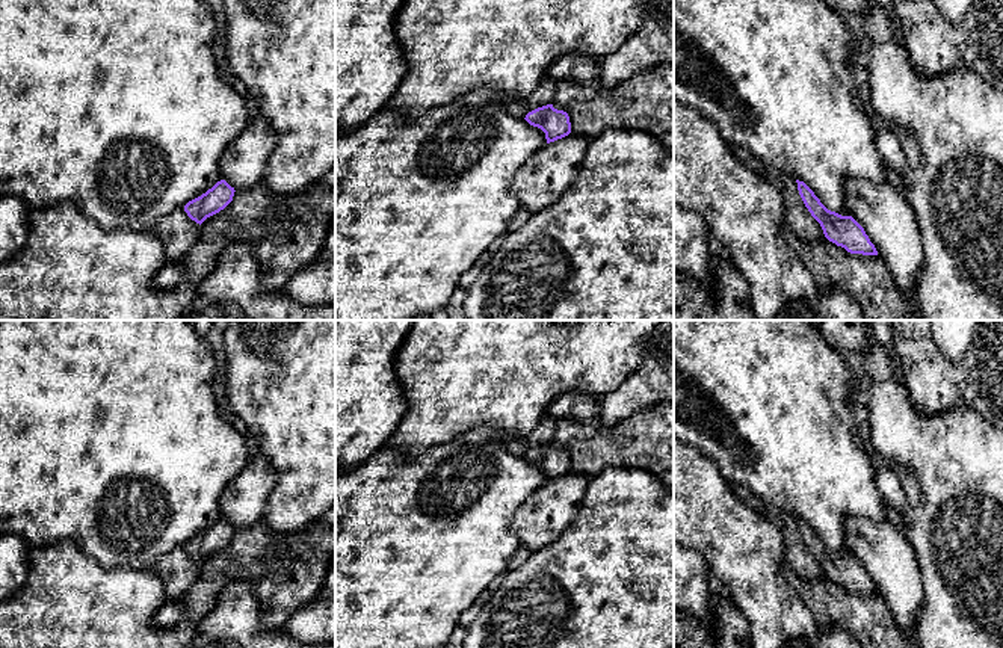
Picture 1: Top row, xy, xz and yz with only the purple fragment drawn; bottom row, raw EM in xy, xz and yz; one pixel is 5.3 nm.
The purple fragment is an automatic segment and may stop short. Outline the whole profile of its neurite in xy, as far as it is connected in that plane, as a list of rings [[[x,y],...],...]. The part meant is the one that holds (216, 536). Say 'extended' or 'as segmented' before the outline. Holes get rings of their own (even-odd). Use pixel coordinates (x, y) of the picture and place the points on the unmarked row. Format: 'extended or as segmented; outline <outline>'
as segmented; outline [[[221,518],[201,535],[189,539],[184,544],[184,550],[201,563],[207,556],[224,548],[233,539],[234,530],[234,526]]]

